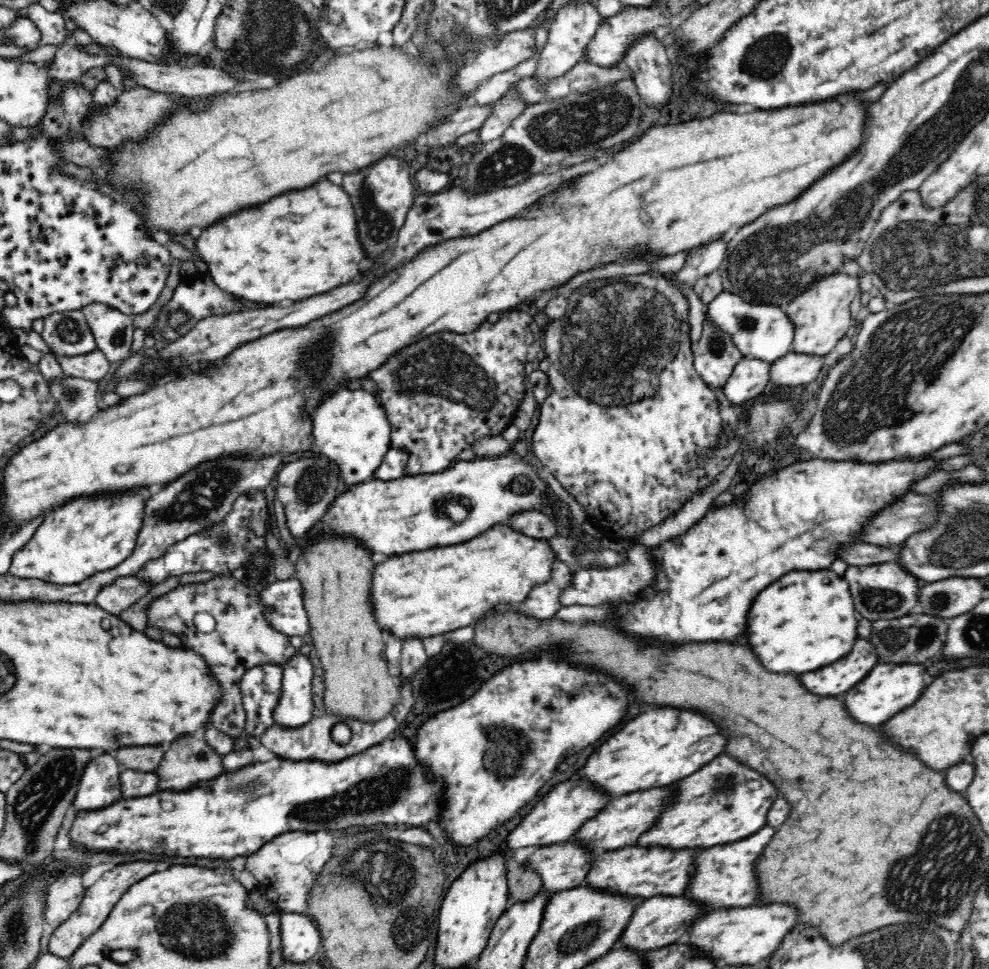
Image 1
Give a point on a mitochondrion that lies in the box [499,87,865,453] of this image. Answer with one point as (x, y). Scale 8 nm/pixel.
(614, 334)

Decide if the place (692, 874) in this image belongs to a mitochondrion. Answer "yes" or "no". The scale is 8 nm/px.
no

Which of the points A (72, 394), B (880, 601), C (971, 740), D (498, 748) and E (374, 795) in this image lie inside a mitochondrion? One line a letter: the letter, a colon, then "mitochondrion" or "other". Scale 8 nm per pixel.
A: mitochondrion
B: mitochondrion
C: other
D: mitochondrion
E: mitochondrion

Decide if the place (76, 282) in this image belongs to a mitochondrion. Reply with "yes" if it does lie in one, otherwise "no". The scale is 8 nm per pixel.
no

